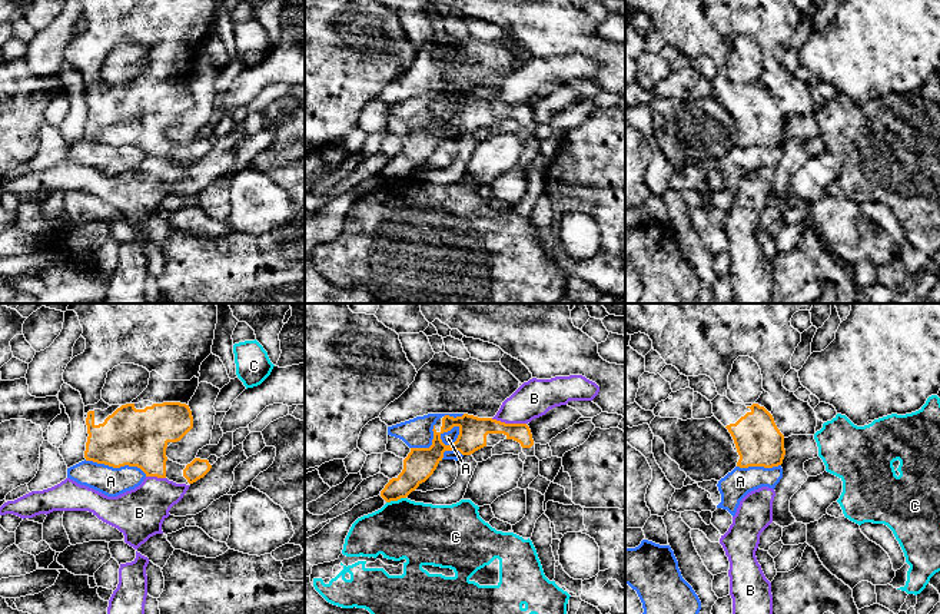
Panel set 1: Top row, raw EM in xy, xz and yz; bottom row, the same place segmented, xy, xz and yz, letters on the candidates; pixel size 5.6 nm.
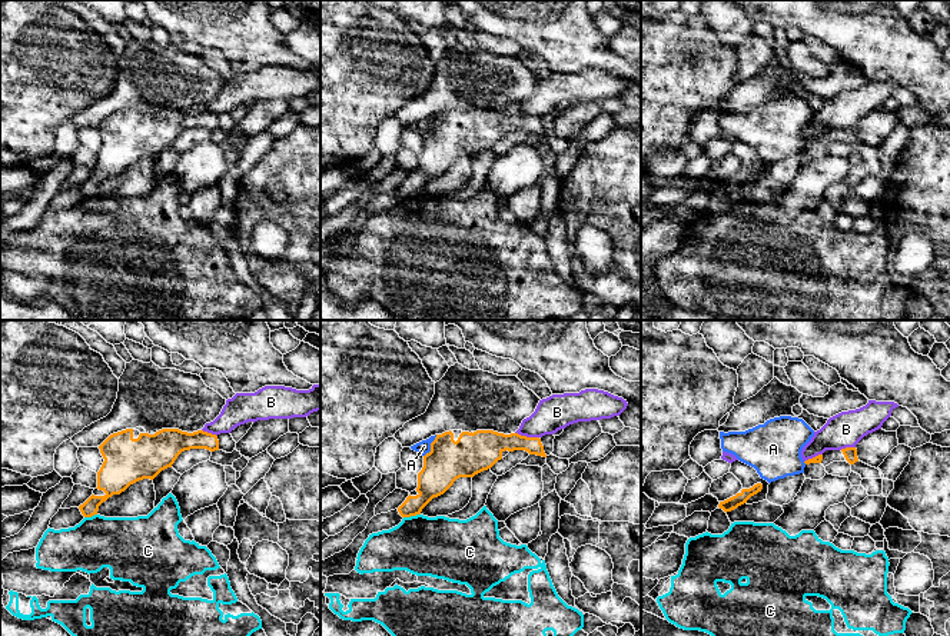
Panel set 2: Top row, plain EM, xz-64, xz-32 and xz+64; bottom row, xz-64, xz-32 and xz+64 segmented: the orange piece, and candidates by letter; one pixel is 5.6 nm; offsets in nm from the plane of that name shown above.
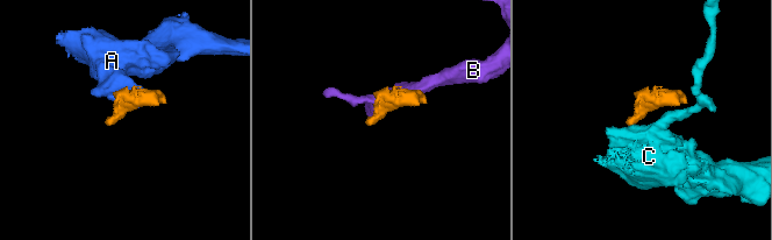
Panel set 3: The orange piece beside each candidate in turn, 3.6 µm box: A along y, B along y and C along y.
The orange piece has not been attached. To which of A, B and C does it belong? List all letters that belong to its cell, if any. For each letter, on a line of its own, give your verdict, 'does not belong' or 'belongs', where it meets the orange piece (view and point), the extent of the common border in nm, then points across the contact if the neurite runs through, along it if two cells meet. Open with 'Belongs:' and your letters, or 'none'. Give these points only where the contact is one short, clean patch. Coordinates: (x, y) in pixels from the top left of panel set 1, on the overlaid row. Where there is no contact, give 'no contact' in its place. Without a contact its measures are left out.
Belongs: none
A: does not belong; meets orange in xy at (116, 467); contact 360 nm long; border along xy (85, 460), (113, 467), (136, 465), (146, 475)
B: does not belong; meets orange in xz at (508, 424); contact 200 nm long; border along xz (491, 418), (525, 424)
C: does not belong; meets orange in xz at (395, 500); contact 120 nm long; border along xz (405, 497), (387, 503)

